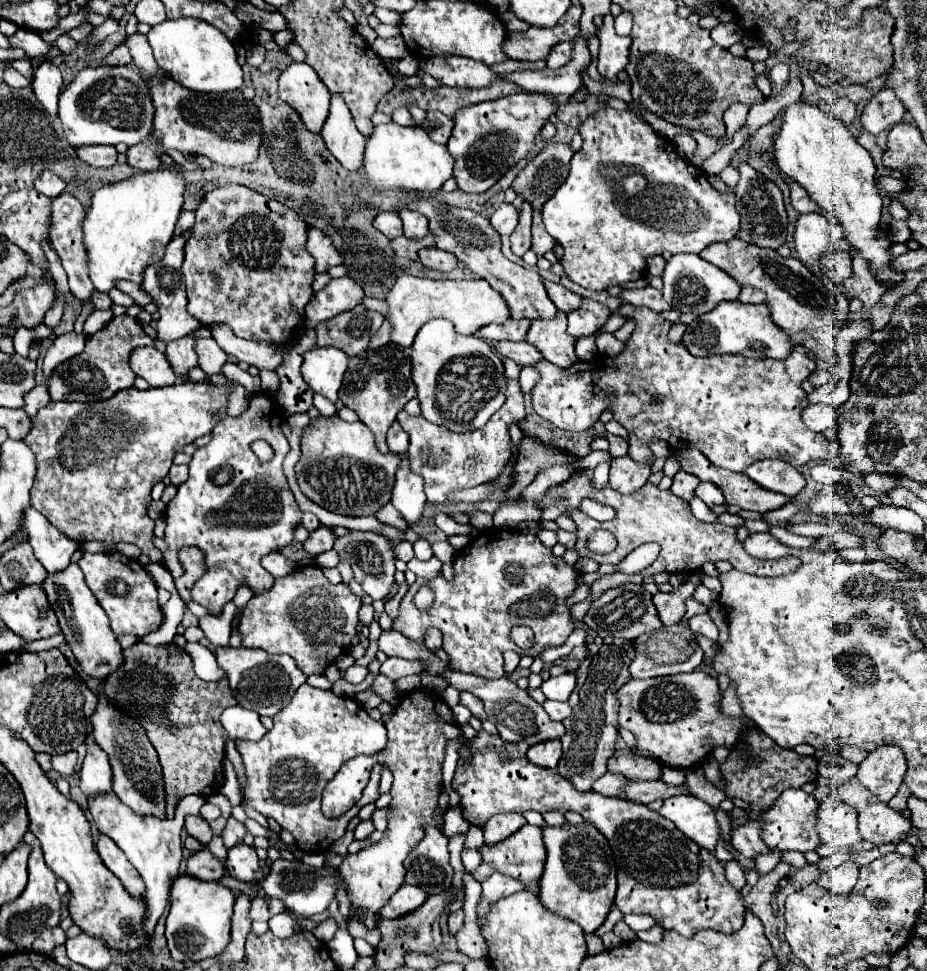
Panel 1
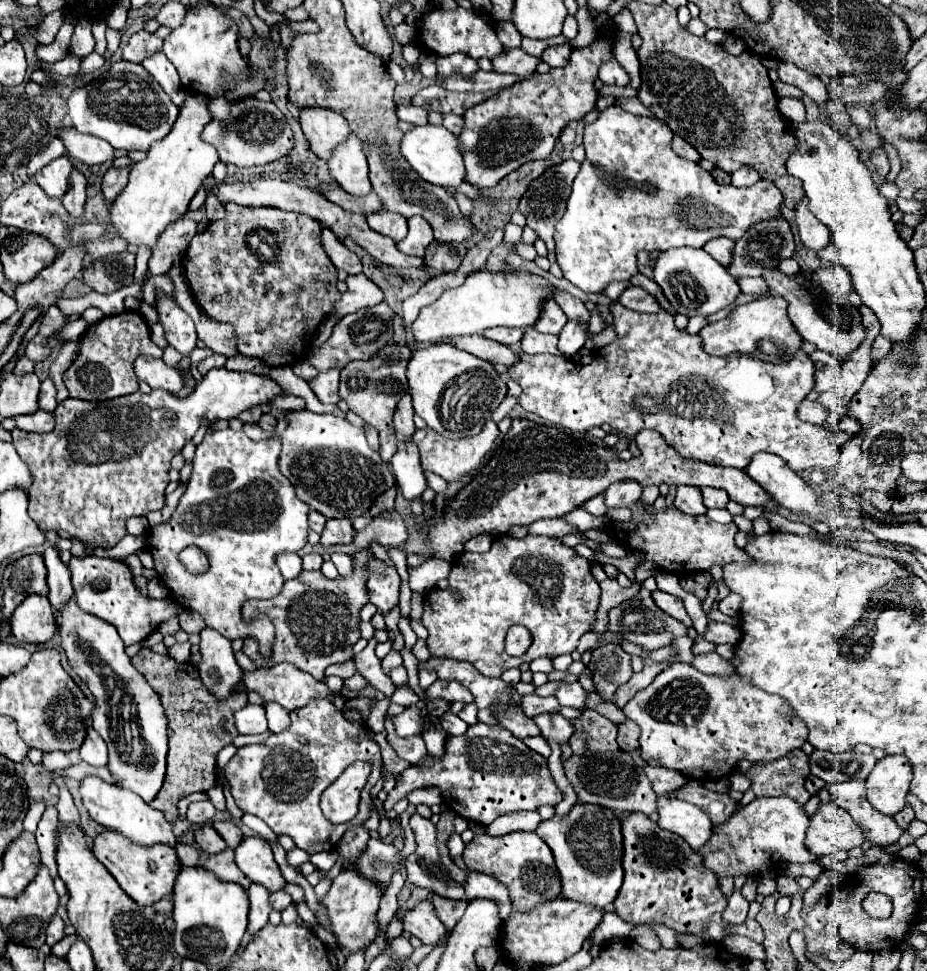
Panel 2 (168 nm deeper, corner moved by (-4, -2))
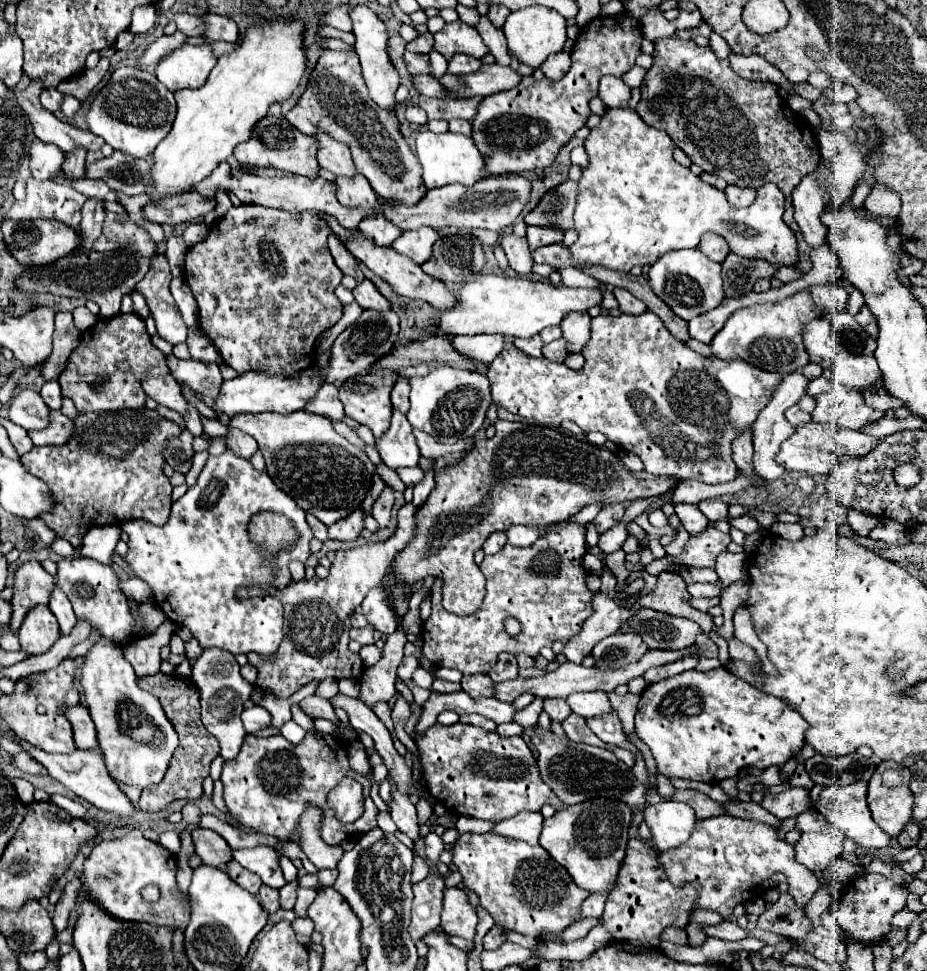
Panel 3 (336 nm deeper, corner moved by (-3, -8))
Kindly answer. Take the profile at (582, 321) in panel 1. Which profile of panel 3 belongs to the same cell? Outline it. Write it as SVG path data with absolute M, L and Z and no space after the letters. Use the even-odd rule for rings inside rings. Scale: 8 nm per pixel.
M564 338L554 340L554 342L550 342L550 344L544 344L542 354L544 354L544 358L546 358L546 360L550 360L550 362L564 362L564 358L568 356Z

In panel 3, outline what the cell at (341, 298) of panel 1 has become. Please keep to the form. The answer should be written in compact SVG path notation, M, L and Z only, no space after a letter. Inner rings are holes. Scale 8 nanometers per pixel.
M364 280L360 282L354 290L352 290L356 302L366 310L366 308L372 308L372 310L378 310L378 312L386 312L390 310L390 302L378 292L378 288L370 282L370 280Z

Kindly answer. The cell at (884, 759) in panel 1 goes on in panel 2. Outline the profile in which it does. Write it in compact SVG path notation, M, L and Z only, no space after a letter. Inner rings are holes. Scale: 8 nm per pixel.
M883 756L867 776L867 800L883 814L895 816L909 792L911 766L905 756Z

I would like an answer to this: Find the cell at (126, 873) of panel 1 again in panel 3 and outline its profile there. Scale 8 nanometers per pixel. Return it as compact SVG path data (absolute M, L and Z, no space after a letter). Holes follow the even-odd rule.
M132 828L122 838L94 846L84 862L84 892L108 916L122 922L146 922L184 932L190 920L190 900L180 894L176 884L174 854L170 854L162 844L146 840L138 828ZM152 882L160 886L160 900L154 904L144 902L140 896L140 890Z

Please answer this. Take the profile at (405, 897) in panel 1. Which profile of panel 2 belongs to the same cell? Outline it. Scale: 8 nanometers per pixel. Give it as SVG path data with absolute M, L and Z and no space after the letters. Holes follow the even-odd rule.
M419 900L403 914L403 930L411 936L417 936L425 944L439 944L443 934L447 932L441 920L435 914L435 906L429 900Z

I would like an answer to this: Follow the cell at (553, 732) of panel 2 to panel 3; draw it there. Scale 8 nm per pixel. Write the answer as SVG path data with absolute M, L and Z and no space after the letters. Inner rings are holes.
M546 698L544 700L544 710L550 714L552 720L558 720L558 722L562 722L564 718L568 718L572 714L572 710L566 704L564 698Z

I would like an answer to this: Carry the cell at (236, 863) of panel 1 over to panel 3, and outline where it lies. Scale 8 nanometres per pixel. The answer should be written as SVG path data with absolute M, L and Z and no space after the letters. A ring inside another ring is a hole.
M260 846L260 848L252 848L252 850L236 850L234 860L240 862L250 872L258 874L262 878L262 882L272 888L280 888L286 882L282 868L278 864L280 856L274 848Z

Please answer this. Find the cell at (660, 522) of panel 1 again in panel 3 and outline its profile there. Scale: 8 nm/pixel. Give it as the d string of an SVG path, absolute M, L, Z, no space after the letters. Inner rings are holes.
M708 526L704 534L690 536L688 544L684 546L684 552L680 562L684 566L696 566L696 568L714 568L714 558L726 550L730 544L730 534L722 534L714 526Z

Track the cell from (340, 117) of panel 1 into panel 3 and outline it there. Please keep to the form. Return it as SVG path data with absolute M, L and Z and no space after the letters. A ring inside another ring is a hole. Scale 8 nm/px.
M356 174L356 178L336 178L336 198L342 206L360 210L368 210L378 204L374 190L362 174Z

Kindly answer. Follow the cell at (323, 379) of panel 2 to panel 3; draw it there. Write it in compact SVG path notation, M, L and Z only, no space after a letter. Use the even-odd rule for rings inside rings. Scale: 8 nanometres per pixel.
M328 382L318 390L316 398L304 410L312 414L320 414L332 422L340 422L344 418L344 408L338 402L338 388Z

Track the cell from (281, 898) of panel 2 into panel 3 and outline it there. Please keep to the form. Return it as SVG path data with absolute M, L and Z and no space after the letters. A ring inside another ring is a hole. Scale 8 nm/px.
M298 878L288 882L286 886L280 888L280 904L284 910L292 910L296 902L296 890L298 890Z

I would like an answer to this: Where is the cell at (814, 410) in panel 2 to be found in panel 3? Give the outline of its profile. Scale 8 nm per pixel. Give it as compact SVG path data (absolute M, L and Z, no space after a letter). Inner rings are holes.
M790 406L784 416L786 416L786 420L788 420L790 424L794 424L794 426L802 426L802 424L810 422L810 414L802 412L798 406Z

